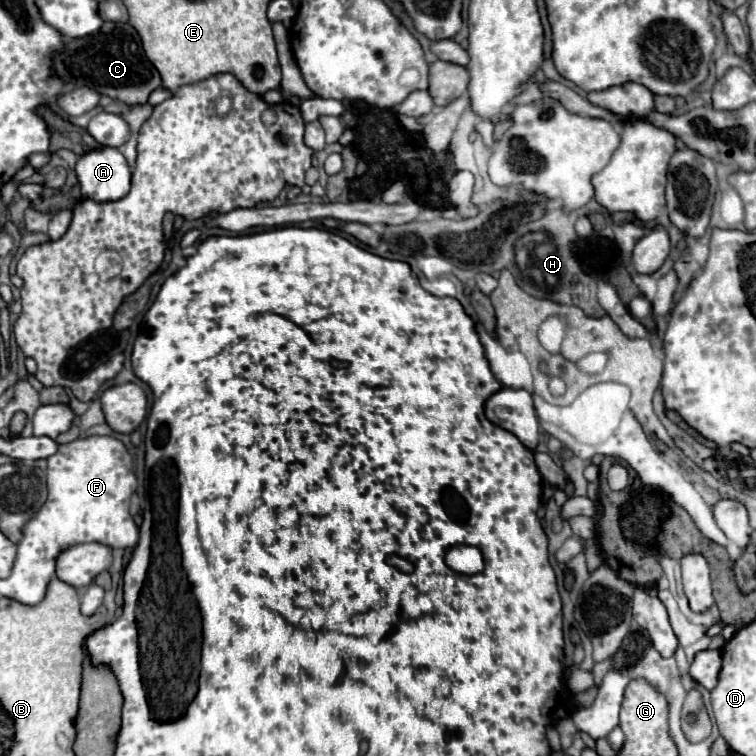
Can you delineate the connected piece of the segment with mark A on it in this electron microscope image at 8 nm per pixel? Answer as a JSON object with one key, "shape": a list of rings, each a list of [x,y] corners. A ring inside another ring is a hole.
{"shape":[[[99,147],[83,153],[75,175],[85,199],[117,201],[129,193],[131,167],[119,149]]]}

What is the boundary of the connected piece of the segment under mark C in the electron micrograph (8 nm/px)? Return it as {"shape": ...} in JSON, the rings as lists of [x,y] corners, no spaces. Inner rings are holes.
{"shape":[[[105,23],[95,35],[105,37],[83,37],[83,39],[63,39],[63,49],[53,55],[53,75],[59,75],[67,85],[83,85],[93,91],[119,99],[125,105],[145,105],[153,89],[161,85],[159,73],[145,59],[141,49],[141,39],[129,23]]]}

